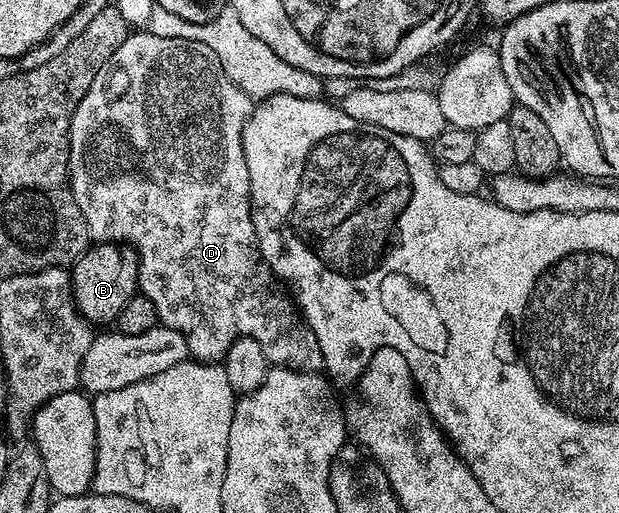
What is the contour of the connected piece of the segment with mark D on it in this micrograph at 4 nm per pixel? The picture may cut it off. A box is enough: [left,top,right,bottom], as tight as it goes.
[68,30,323,373]

